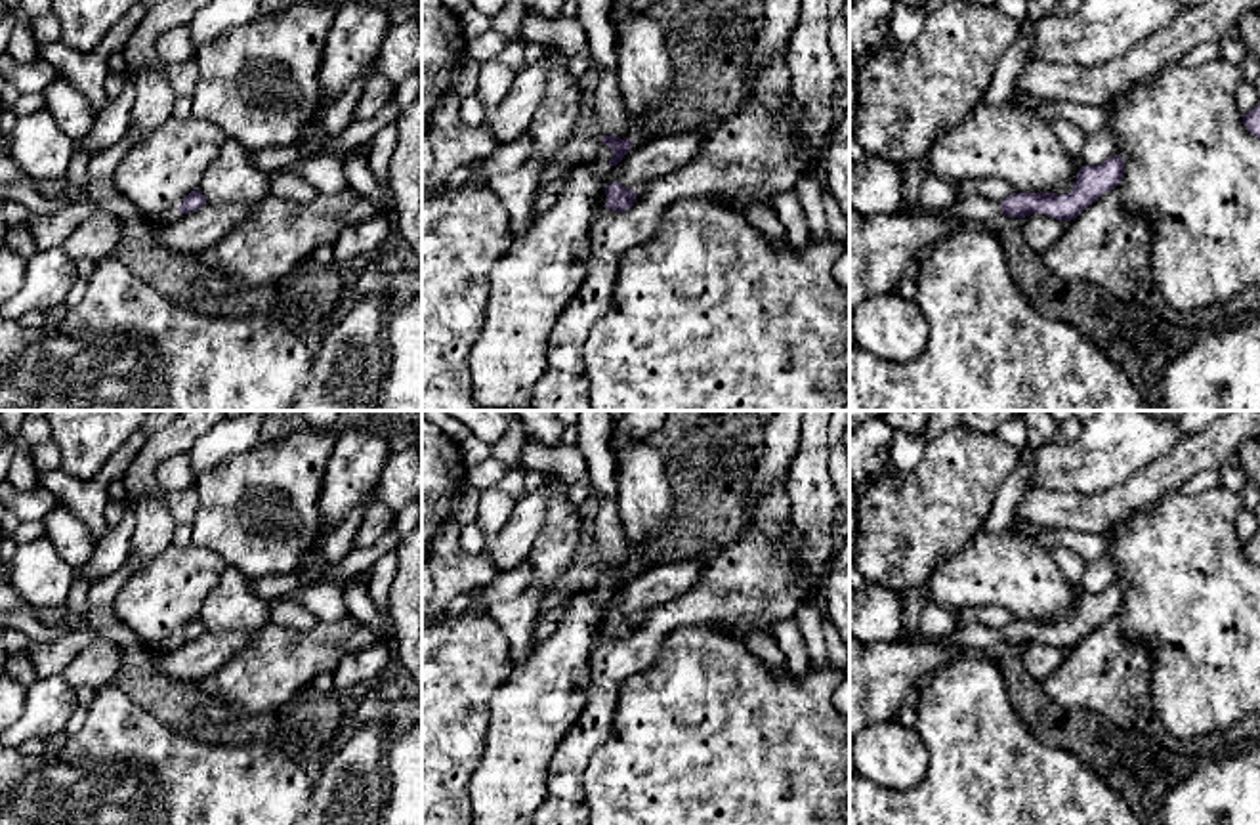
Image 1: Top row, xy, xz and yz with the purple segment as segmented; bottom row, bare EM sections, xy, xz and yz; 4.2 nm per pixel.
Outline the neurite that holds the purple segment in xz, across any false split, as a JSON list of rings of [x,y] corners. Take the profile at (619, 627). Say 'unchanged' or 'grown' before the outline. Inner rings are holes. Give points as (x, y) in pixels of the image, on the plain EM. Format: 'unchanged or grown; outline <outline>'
unchanged; outline [[[613,609],[605,615],[605,636],[613,640],[624,640],[634,634],[638,619],[626,617],[620,609]]]

